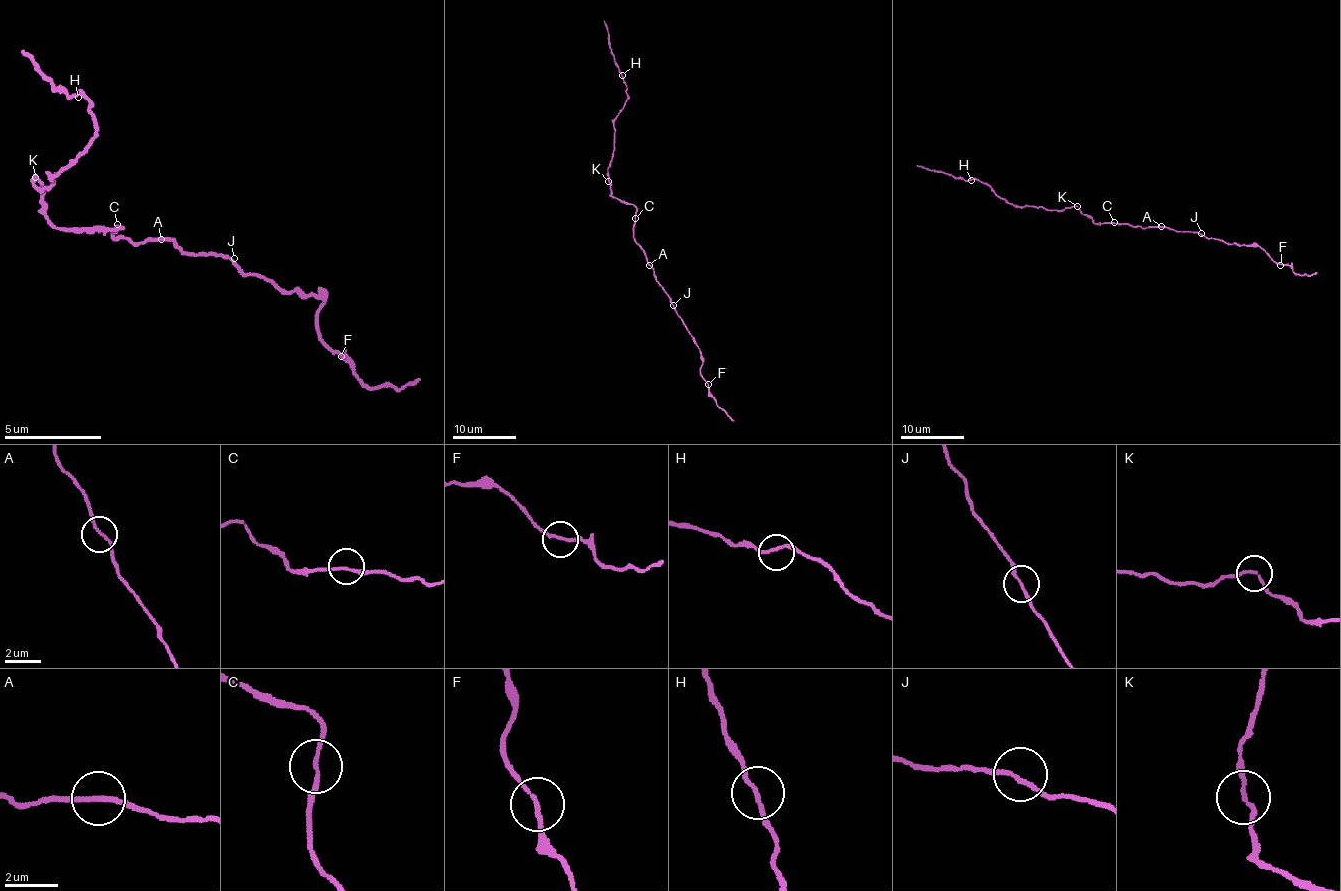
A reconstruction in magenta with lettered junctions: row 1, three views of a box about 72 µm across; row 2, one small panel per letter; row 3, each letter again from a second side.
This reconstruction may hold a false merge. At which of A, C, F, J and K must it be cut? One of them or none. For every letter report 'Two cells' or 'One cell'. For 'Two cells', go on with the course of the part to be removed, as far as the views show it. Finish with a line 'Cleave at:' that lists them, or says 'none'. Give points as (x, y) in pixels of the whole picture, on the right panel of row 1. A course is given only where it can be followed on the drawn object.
A: One cell
C: One cell
F: One cell
J: One cell
K: One cell
Cleave at: none

